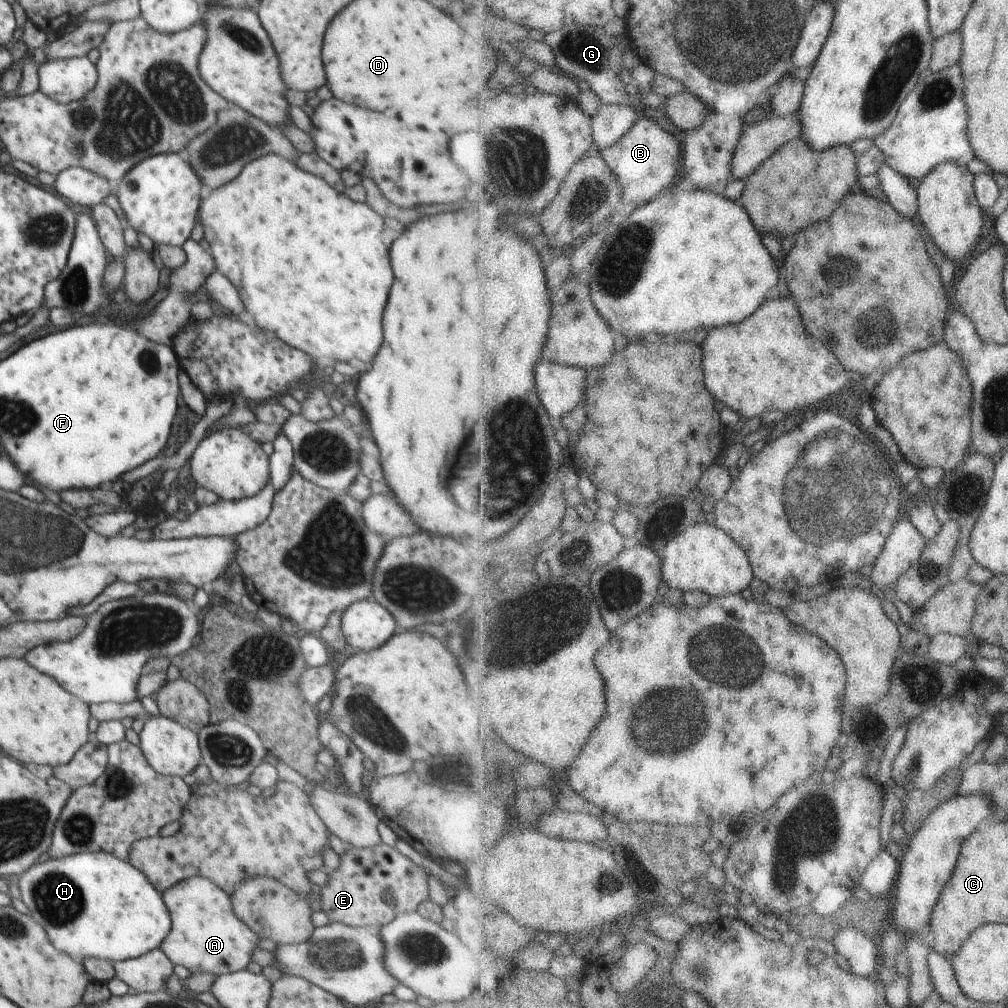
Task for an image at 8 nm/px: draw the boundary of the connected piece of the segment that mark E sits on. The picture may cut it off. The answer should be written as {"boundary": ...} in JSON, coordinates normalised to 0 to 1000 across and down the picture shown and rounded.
{"boundary":[[[381,836],[368,841],[347,840],[337,851],[336,861],[326,864],[326,875],[319,880],[319,904],[328,915],[339,915],[346,919],[369,918],[379,921],[396,910],[398,906],[414,904],[416,899],[426,892],[425,865],[398,847],[393,840],[387,840]]]}

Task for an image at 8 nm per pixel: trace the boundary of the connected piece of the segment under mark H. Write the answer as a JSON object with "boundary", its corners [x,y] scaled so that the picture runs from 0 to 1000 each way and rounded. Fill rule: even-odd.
{"boundary":[[[102,844],[38,854],[18,870],[17,878],[22,886],[20,892],[30,902],[30,909],[44,919],[50,936],[77,955],[81,955],[83,950],[94,949],[112,956],[142,948],[157,941],[171,922],[170,908],[161,885],[127,853]]]}

